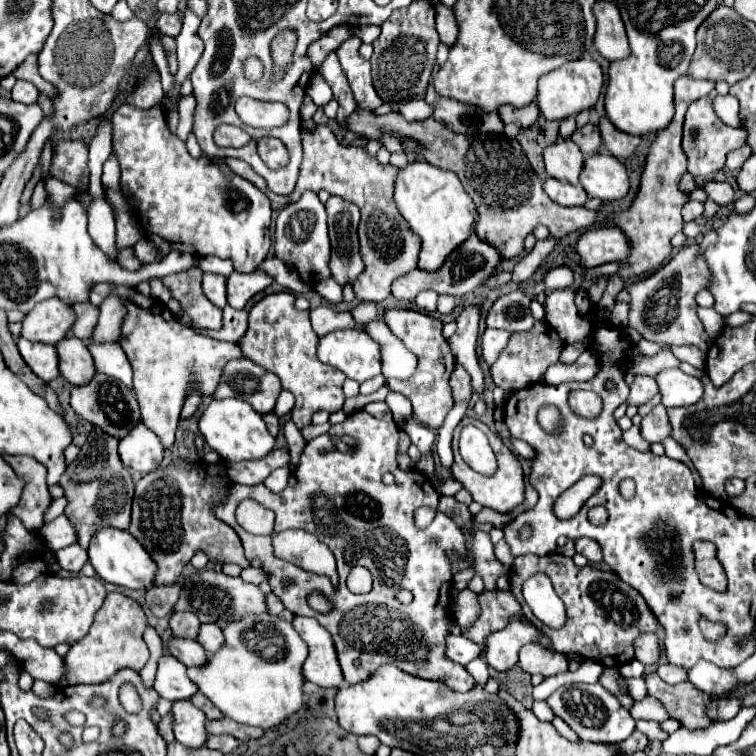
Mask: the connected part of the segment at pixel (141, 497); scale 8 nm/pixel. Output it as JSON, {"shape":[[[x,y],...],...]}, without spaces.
{"shape":[[[176,460],[174,464],[148,472],[136,484],[134,506],[132,506],[132,524],[130,534],[150,552],[150,556],[158,564],[156,586],[176,584],[182,568],[190,562],[190,558],[202,550],[216,564],[234,562],[242,568],[248,568],[248,558],[244,556],[244,548],[240,548],[240,538],[236,532],[218,520],[212,510],[214,504],[220,502],[226,494],[228,474],[220,466],[208,466],[204,462]]]}

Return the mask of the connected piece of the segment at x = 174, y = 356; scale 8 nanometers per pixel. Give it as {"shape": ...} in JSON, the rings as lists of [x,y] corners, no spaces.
{"shape":[[[114,282],[96,284],[90,292],[90,304],[100,308],[108,296],[118,296],[126,310],[118,344],[126,352],[134,370],[132,386],[142,410],[142,422],[162,440],[164,448],[170,448],[174,444],[180,408],[190,392],[188,388],[198,388],[200,392],[208,392],[208,396],[212,396],[224,372],[224,364],[228,364],[228,360],[242,358],[244,354],[236,348],[236,344],[218,342],[182,326],[166,304],[152,296],[142,296],[138,290],[128,286]]]}

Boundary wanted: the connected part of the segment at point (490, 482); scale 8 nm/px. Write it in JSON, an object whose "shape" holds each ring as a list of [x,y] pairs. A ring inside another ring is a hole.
{"shape":[[[468,416],[462,418],[462,422],[458,424],[458,428],[456,428],[456,432],[454,432],[452,448],[454,448],[452,474],[454,474],[454,478],[460,480],[462,486],[472,494],[474,502],[478,502],[478,504],[482,504],[482,506],[488,506],[488,508],[492,508],[492,510],[496,510],[496,512],[510,512],[510,510],[514,510],[516,506],[520,506],[520,504],[524,502],[524,472],[522,472],[522,466],[520,466],[516,454],[514,454],[514,452],[500,440],[500,436],[494,434],[486,424],[482,424],[480,420],[468,418]],[[468,424],[476,424],[476,428],[480,428],[480,430],[488,436],[490,446],[492,446],[492,450],[494,450],[494,454],[496,454],[496,458],[498,458],[498,472],[496,472],[492,478],[484,478],[484,476],[480,476],[478,472],[474,472],[474,470],[462,460],[462,456],[460,456],[460,452],[458,452],[458,436],[460,436],[460,430],[462,430],[464,426],[468,426]]]}

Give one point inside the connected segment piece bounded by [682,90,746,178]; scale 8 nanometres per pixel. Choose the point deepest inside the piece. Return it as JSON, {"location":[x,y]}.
{"location":[706,141]}

